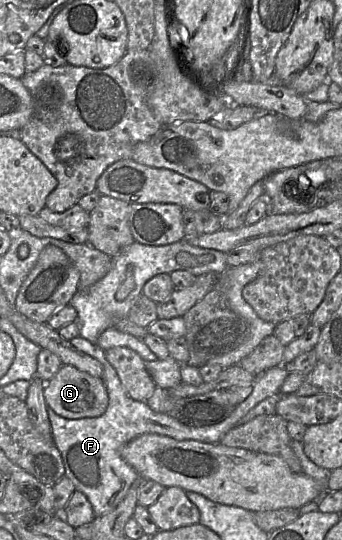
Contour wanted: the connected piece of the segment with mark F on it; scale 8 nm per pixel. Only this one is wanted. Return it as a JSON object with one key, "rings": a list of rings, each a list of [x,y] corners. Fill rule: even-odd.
{"rings":[[[82,336],[69,341],[75,348],[92,356],[103,365],[102,379],[108,393],[108,407],[105,413],[99,417],[66,419],[47,406],[48,417],[55,445],[63,459],[65,477],[73,482],[76,490],[83,492],[87,496],[93,506],[95,517],[102,516],[116,508],[124,499],[130,487],[140,477],[121,455],[123,446],[129,441],[146,433],[156,433],[176,440],[219,443],[221,438],[236,427],[237,422],[258,403],[269,396],[279,393],[285,378],[289,374],[283,365],[266,370],[262,375],[256,376],[251,394],[235,406],[231,414],[223,422],[209,427],[191,427],[180,423],[167,413],[153,411],[146,402],[129,397],[115,368],[106,359],[105,350],[97,344],[91,343]]]}

